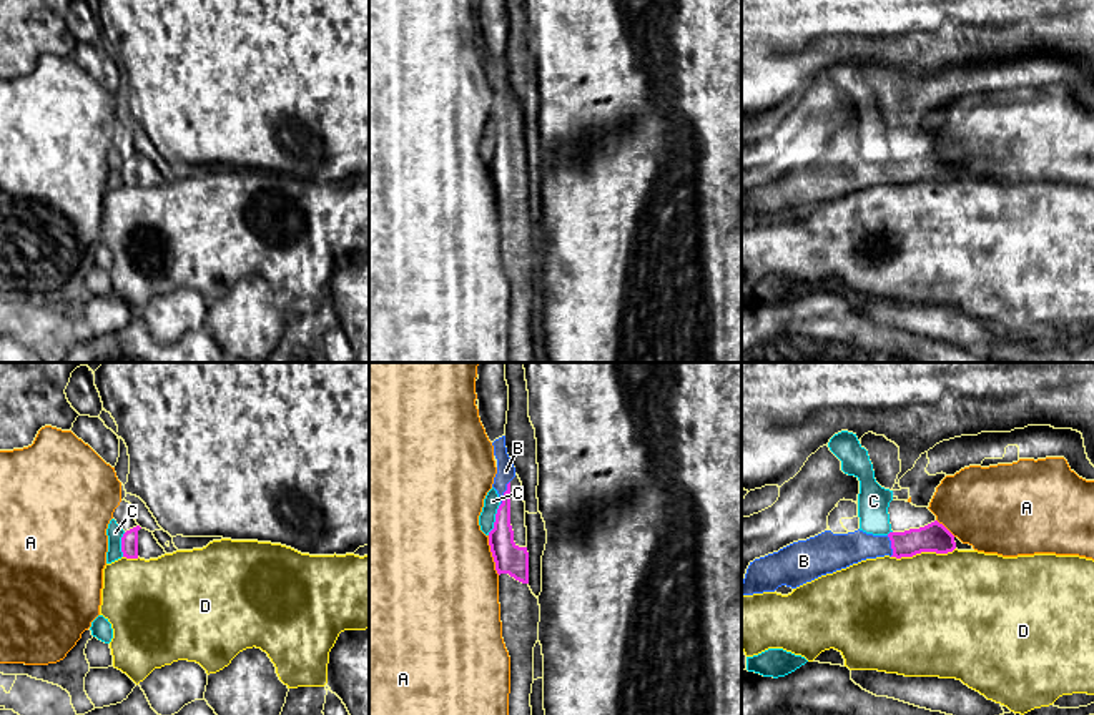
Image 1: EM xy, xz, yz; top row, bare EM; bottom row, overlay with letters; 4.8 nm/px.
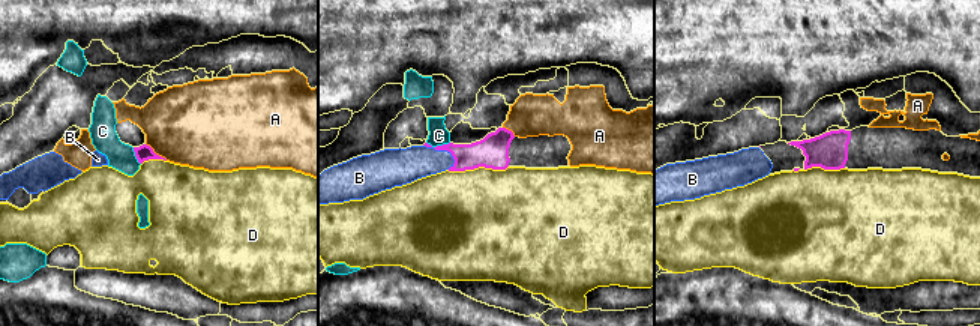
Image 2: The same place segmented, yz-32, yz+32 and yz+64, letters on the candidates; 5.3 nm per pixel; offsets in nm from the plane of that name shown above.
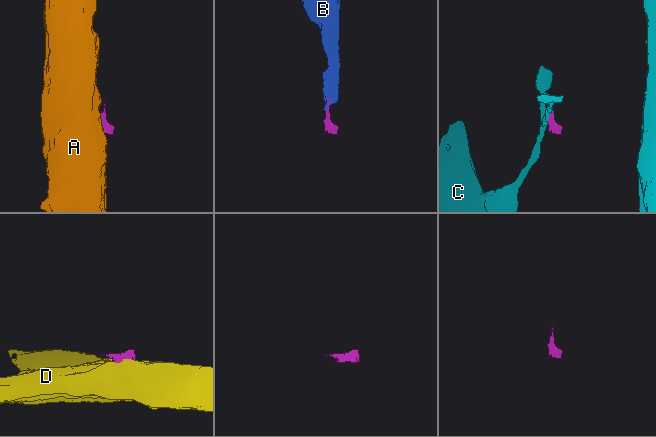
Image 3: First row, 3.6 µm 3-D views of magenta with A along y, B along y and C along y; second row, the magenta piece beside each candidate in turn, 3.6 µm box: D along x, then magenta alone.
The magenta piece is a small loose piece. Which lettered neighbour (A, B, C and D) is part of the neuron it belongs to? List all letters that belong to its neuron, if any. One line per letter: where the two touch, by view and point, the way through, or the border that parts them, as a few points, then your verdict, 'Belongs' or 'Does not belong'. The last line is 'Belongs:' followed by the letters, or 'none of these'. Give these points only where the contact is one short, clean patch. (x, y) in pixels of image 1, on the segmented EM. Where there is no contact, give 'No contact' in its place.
A: Touches magenta at xz (492, 556). Boundary: xz (487, 536), (494, 569), (499, 574). Does not belong
B: Touches magenta at xz (504, 493). Path across: xz (501, 539), (504, 493), (506, 471). Belongs
C: Touches magenta at xz (496, 519). Boundary: xz (501, 504), (494, 527), (487, 534). Does not belong
D: Touches magenta at yz (923, 551). Boundary: yz (955, 547), (946, 552), (916, 552), (891, 557). Does not belong
Belongs: B

